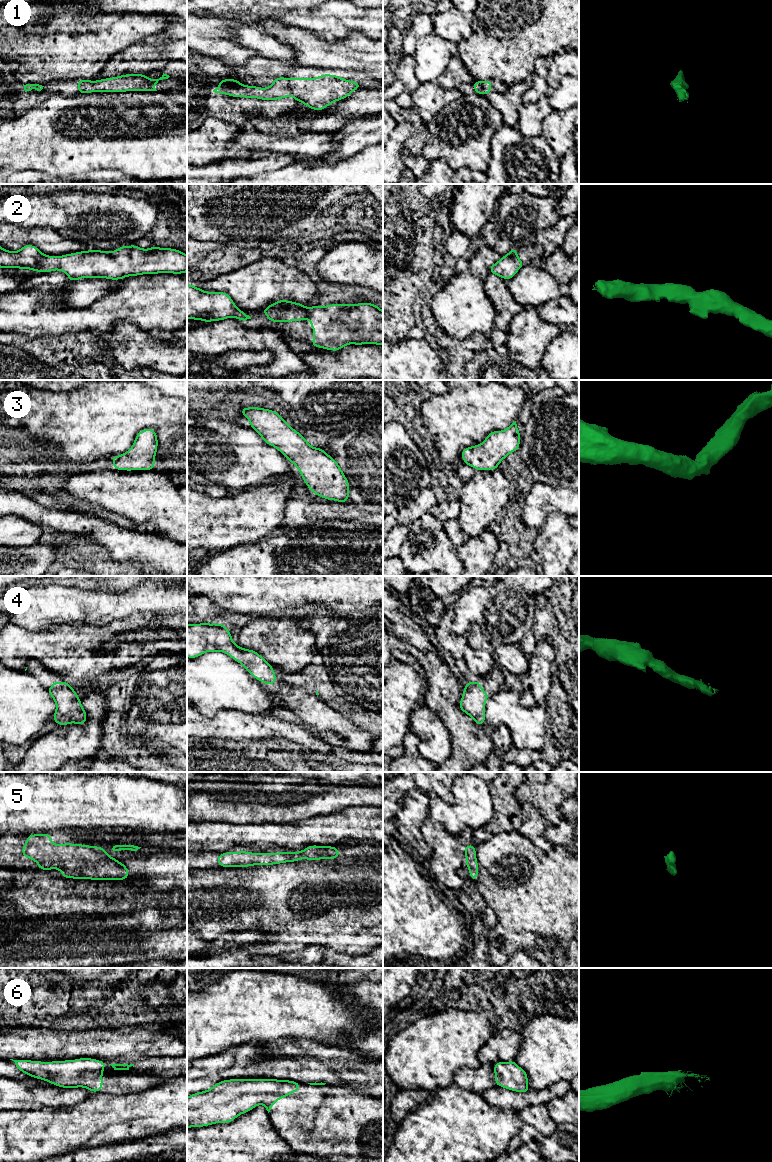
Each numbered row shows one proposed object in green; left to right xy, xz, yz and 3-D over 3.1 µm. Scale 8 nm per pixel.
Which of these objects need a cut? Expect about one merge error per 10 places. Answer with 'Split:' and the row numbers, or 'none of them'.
Split: none of them

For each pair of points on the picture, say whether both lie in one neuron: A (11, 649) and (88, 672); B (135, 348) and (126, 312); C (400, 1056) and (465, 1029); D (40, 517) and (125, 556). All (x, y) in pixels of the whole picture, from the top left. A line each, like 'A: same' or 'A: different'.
A: same
B: different
C: same
D: same

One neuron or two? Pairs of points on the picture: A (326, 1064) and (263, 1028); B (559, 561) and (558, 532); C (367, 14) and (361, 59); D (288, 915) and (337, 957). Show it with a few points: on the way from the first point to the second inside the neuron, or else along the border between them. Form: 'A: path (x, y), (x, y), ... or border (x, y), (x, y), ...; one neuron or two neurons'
A: border (307, 1040), (278, 1039), (267, 1048), (260, 1046); two neurons
B: path (558, 554), (558, 539); one neuron
C: border (372, 37), (358, 31), (353, 31), (341, 39); two neurons
D: border (332, 949), (355, 955); two neurons

